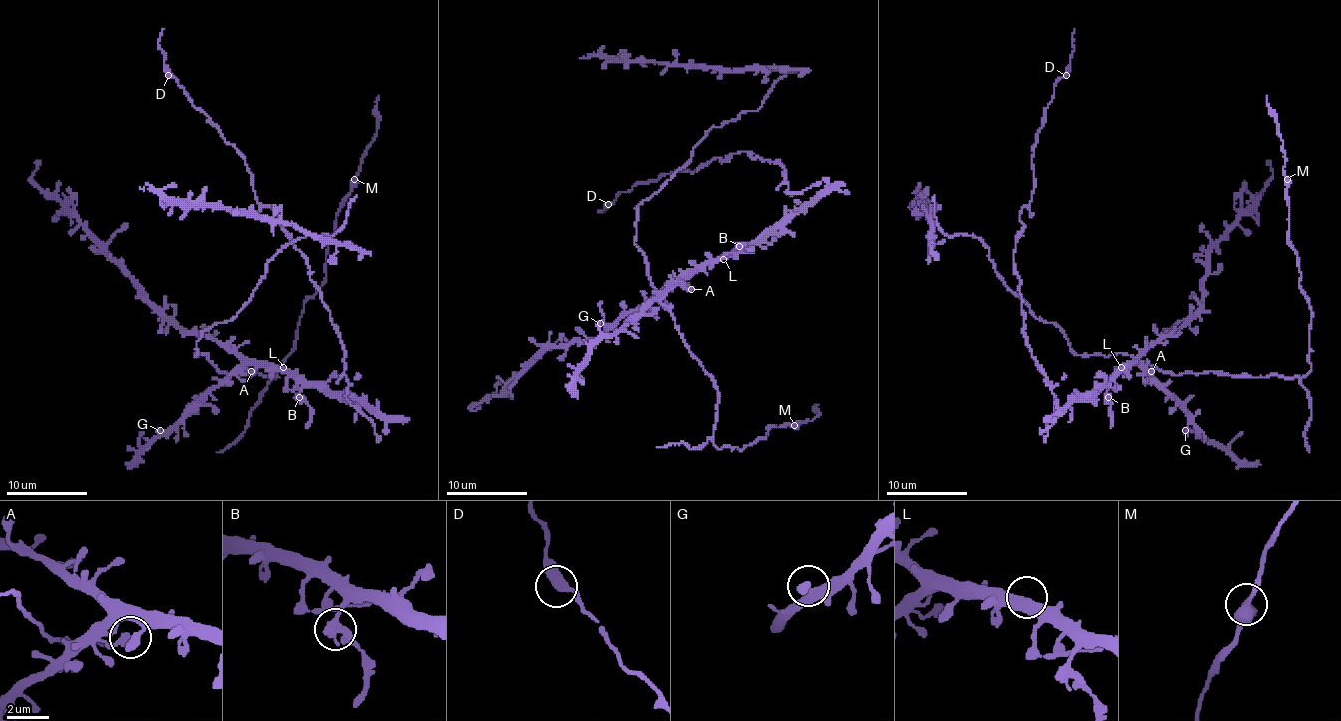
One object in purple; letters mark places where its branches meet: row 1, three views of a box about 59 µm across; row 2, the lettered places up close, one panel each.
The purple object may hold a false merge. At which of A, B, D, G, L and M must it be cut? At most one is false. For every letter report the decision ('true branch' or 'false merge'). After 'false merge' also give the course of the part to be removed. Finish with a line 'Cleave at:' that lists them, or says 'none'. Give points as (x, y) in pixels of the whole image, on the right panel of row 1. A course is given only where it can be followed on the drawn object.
A: true branch
B: false merge; course (1108, 397), (1111, 428)
D: true branch
G: true branch
L: true branch
M: true branch
Cleave at: B

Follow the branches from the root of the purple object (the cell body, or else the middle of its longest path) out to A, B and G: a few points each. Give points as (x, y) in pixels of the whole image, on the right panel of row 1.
A: (1117, 371), (1135, 363), (1141, 363), (1151, 371)
B: (1117, 371), (1108, 383), (1108, 397)
G: (1117, 371), (1137, 365), (1192, 420), (1196, 430), (1185, 430)

